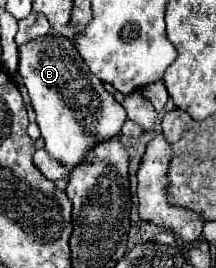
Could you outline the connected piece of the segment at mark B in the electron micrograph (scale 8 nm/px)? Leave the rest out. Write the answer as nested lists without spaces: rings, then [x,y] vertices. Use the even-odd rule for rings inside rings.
[[[48,35],[32,45],[24,45],[24,49],[20,49],[18,73],[22,75],[32,99],[44,149],[64,167],[66,173],[72,173],[72,169],[82,165],[86,153],[90,153],[98,143],[120,135],[126,121],[124,107],[104,89],[104,83],[90,73],[88,65],[84,65],[84,59],[70,41]]]

